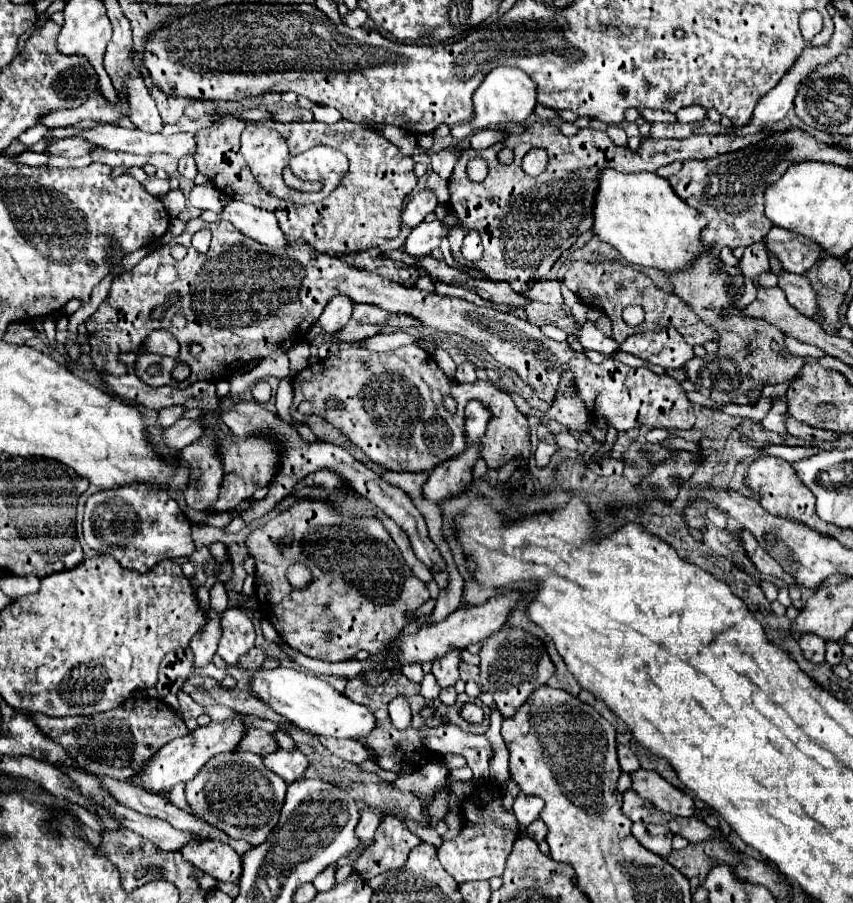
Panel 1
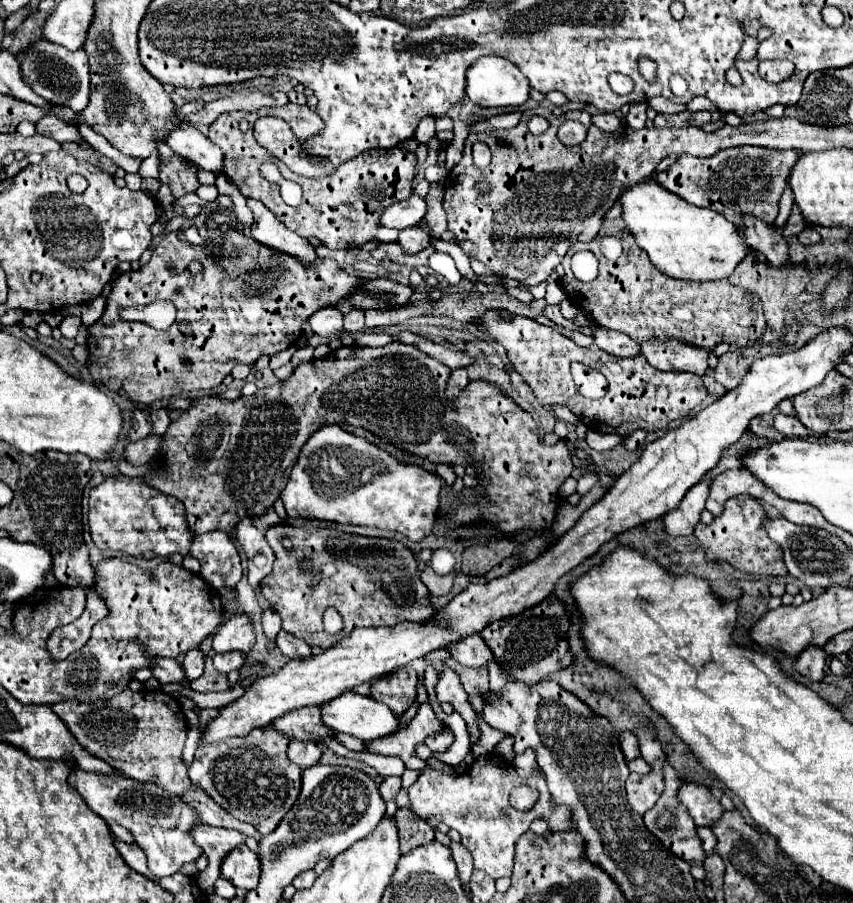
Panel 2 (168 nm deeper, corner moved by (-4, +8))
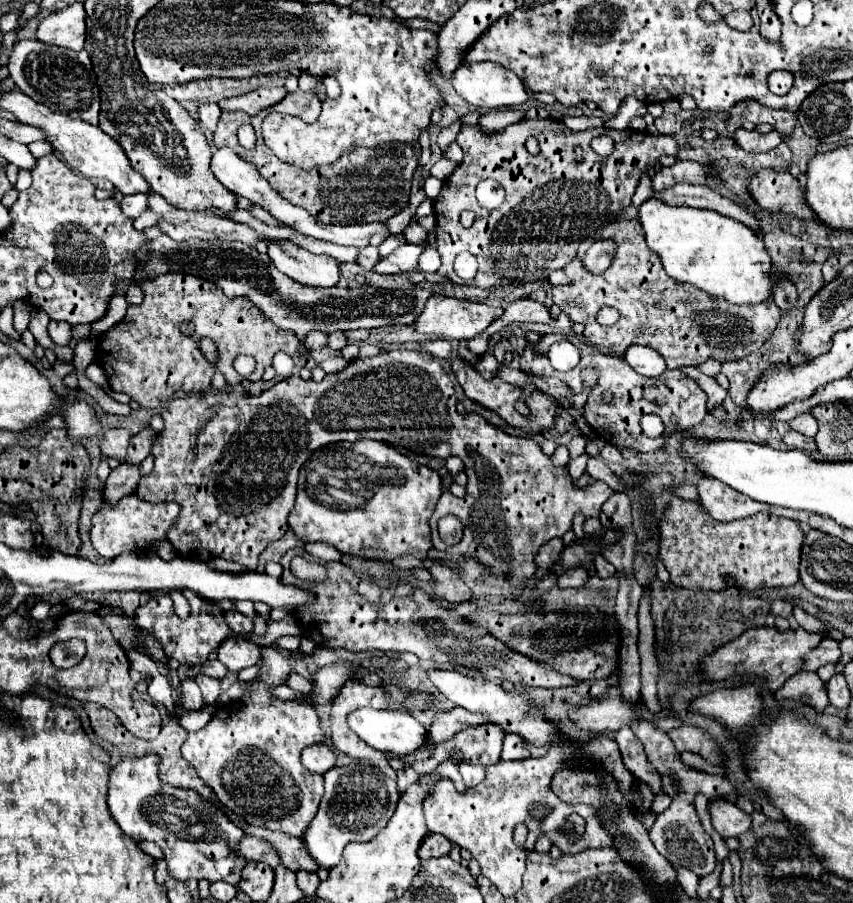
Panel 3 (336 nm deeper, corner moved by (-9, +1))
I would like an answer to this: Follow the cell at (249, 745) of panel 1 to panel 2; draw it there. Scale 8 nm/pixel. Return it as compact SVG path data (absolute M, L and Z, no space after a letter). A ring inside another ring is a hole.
M305 707L297 709L297 713L289 713L285 717L279 717L273 721L273 729L279 733L285 733L289 739L321 739L321 737L333 737L333 731L323 725L319 707Z

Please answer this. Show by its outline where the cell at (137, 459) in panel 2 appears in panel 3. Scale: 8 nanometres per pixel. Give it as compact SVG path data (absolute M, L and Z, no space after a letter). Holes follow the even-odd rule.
M120 464L120 468L112 470L108 480L104 482L104 490L102 490L102 502L108 502L110 506L114 506L120 498L128 496L140 480L140 468L138 466L130 466L130 464Z

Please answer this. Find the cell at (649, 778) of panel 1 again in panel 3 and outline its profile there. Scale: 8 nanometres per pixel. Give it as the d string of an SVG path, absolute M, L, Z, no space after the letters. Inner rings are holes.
M718 800L710 804L710 814L712 814L712 824L718 830L720 836L730 838L730 836L740 836L752 828L752 818L750 814L742 812L736 804Z

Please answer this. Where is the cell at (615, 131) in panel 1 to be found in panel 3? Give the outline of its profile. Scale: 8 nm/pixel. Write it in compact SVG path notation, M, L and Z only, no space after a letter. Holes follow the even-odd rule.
M578 116L578 118L564 118L564 124L572 130L588 130L588 128L602 128L604 122L598 116Z

